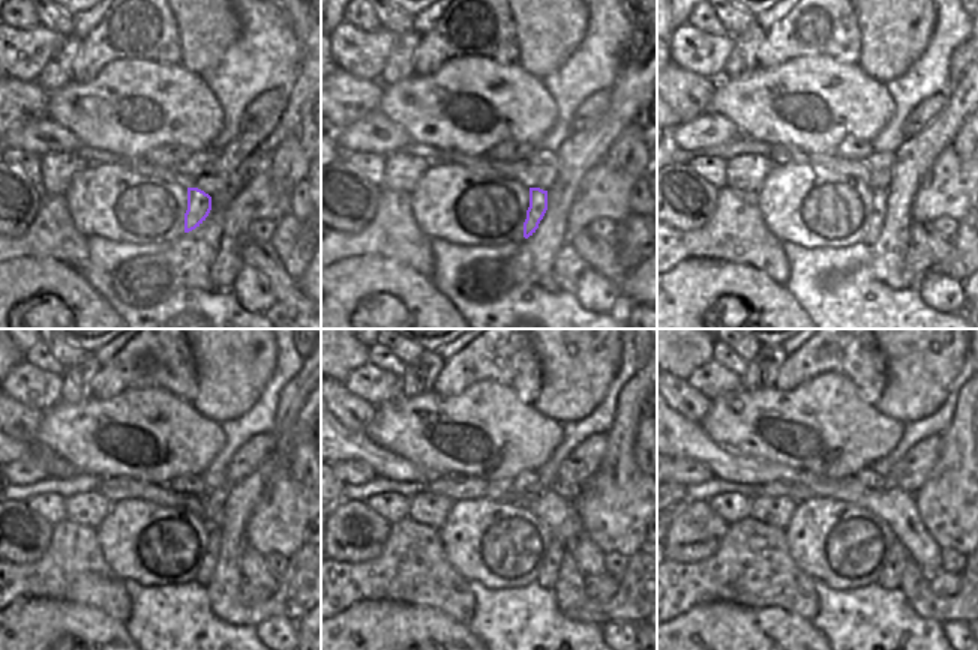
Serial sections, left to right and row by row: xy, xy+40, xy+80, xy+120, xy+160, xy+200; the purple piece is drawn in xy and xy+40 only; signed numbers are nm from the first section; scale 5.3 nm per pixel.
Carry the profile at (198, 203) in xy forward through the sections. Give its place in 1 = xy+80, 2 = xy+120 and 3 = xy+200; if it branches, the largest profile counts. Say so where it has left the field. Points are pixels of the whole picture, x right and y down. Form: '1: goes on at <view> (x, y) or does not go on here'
1: goes on at xy+80 (873, 230)
2: goes on at xy+120 (206, 571)
3: goes on at xy+200 (890, 578)

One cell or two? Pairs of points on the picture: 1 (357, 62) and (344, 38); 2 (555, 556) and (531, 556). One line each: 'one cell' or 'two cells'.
1: one cell
2: two cells

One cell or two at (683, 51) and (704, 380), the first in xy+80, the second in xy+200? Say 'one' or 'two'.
one

